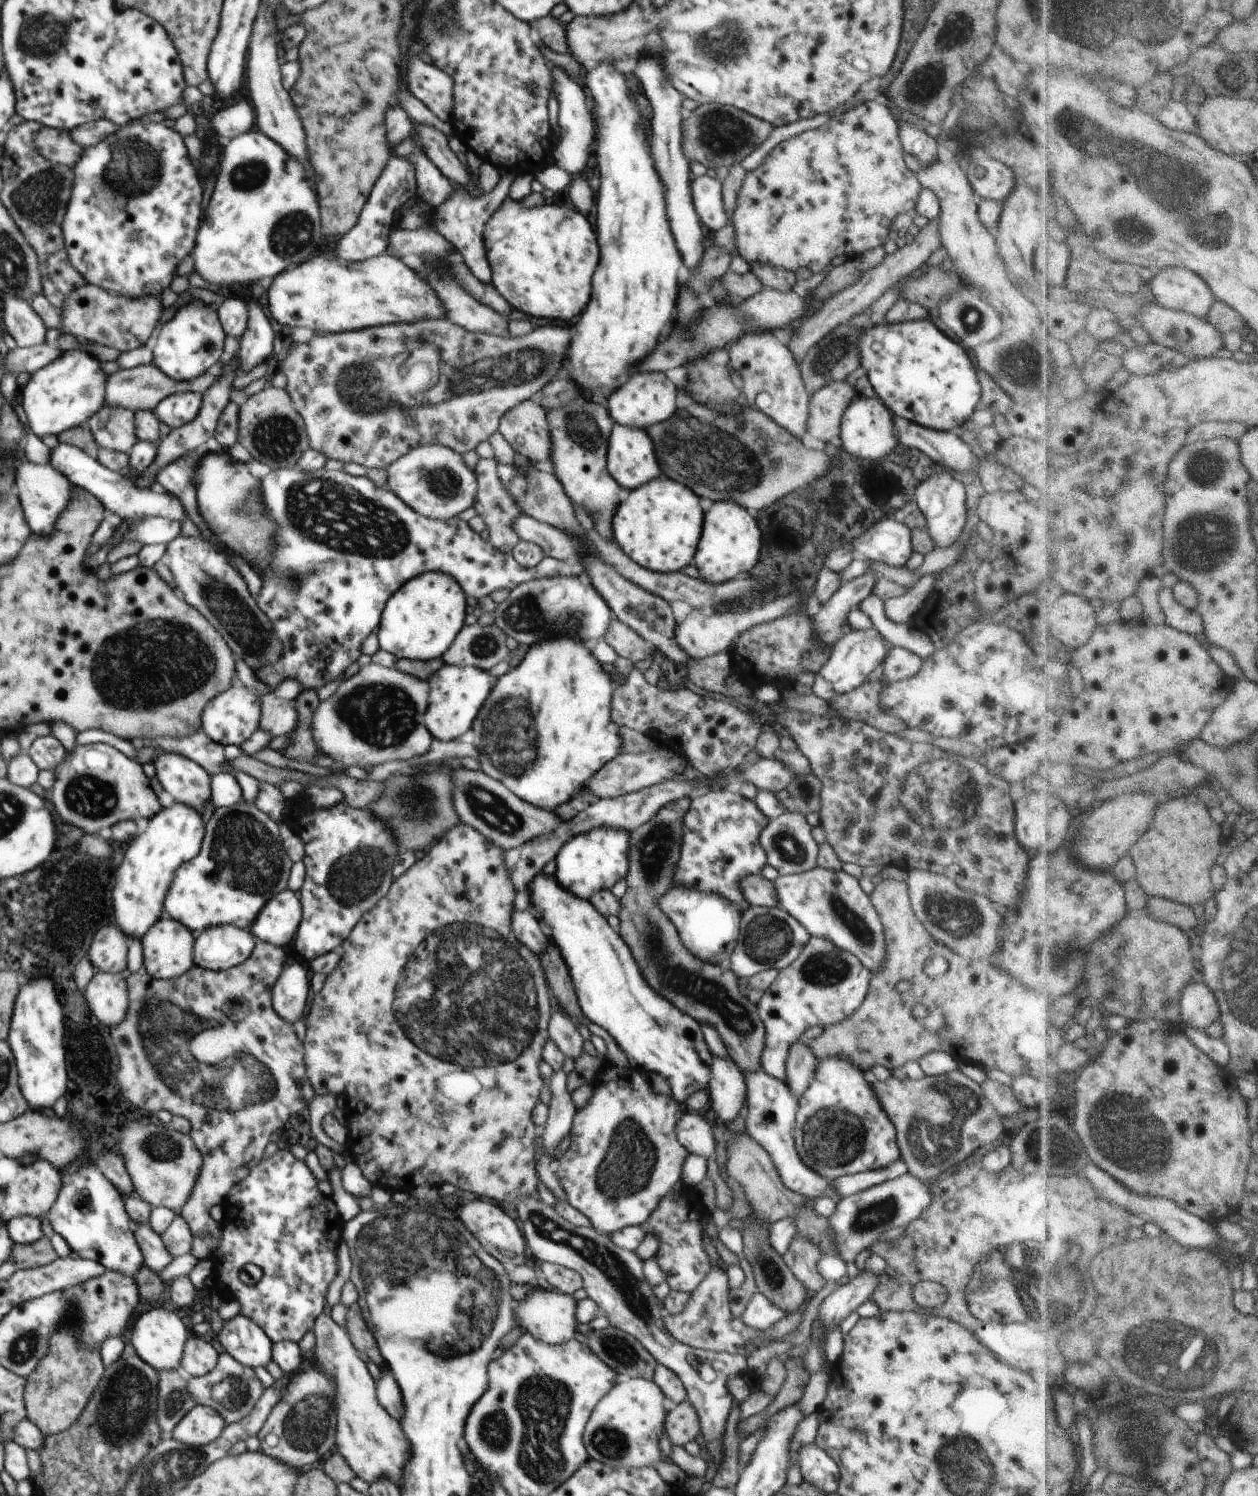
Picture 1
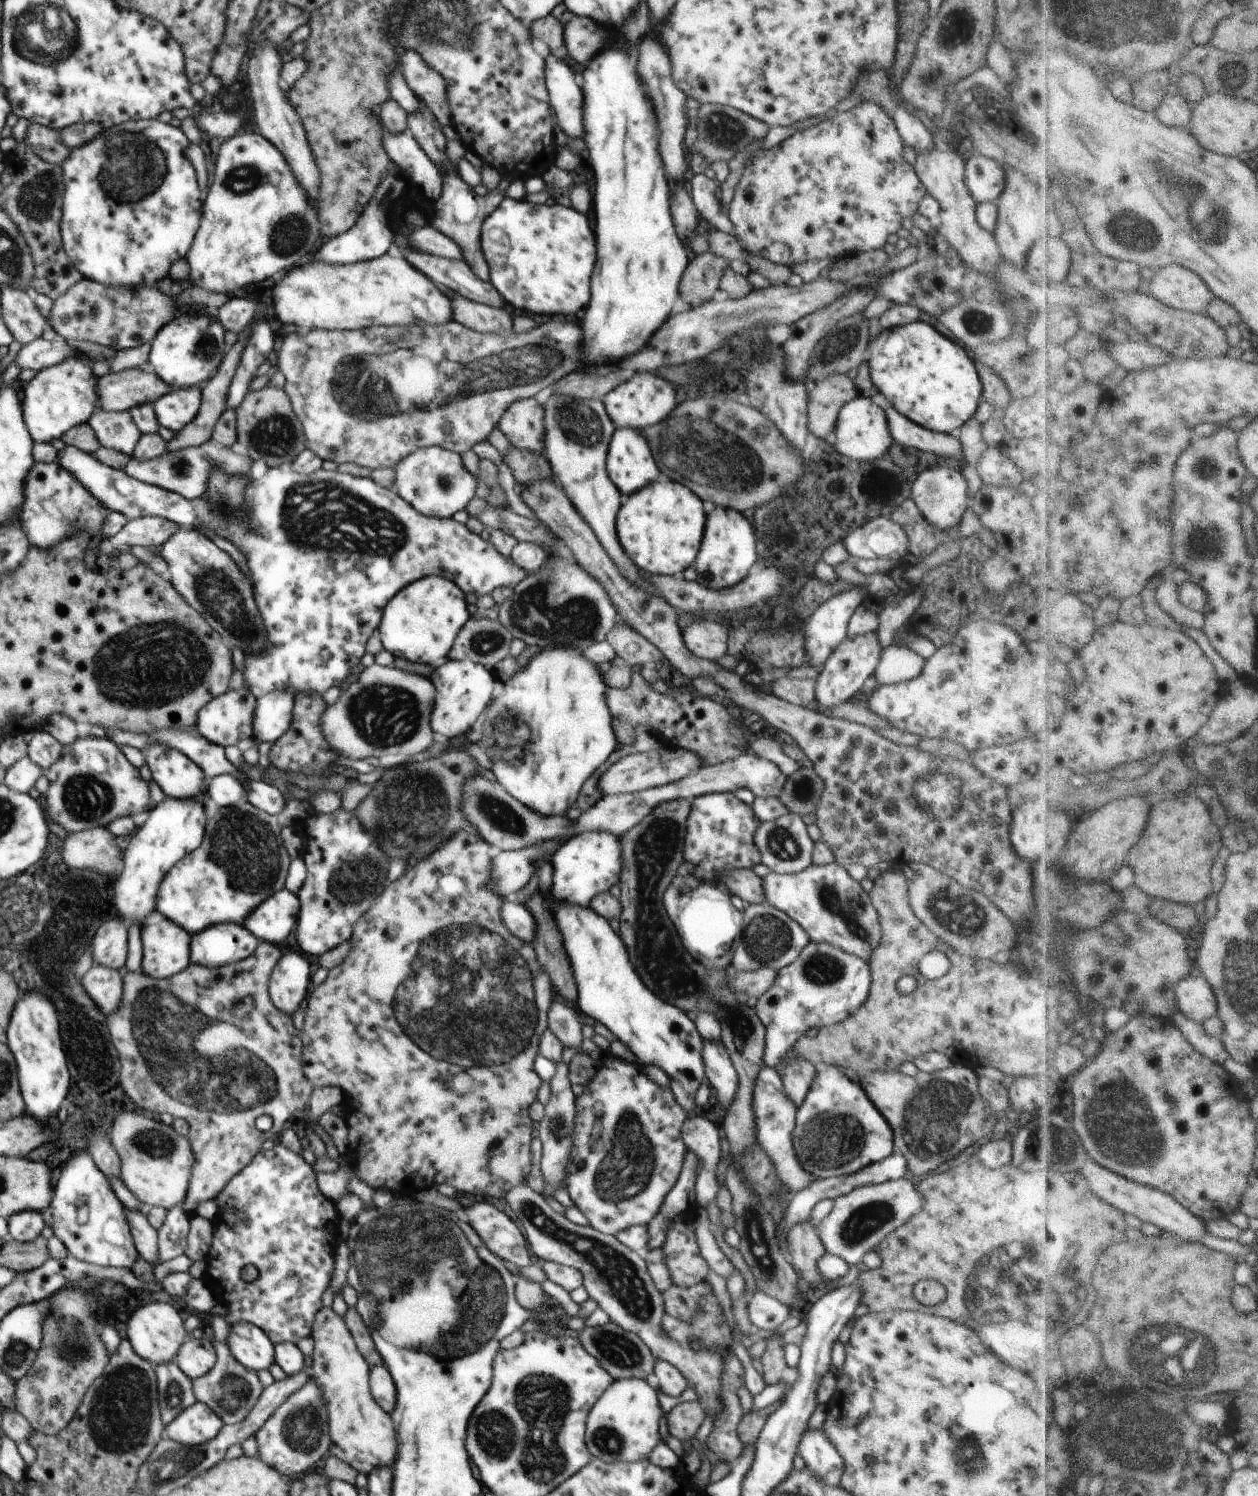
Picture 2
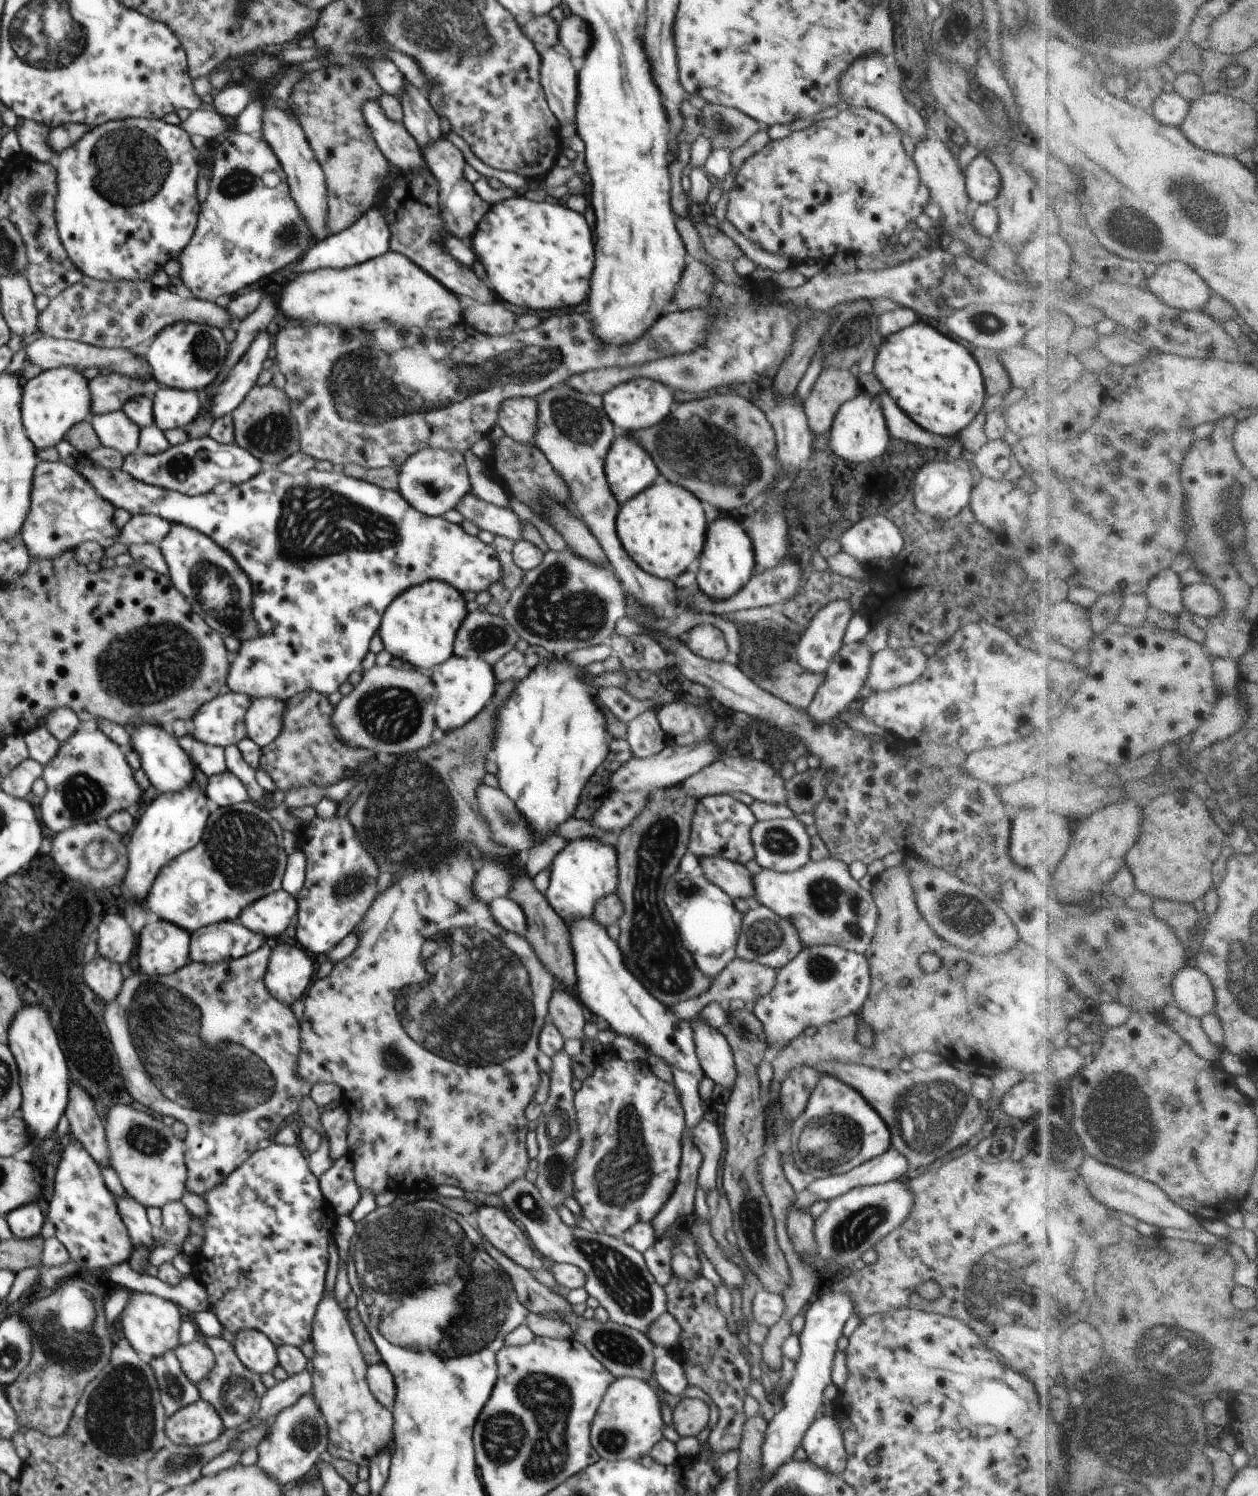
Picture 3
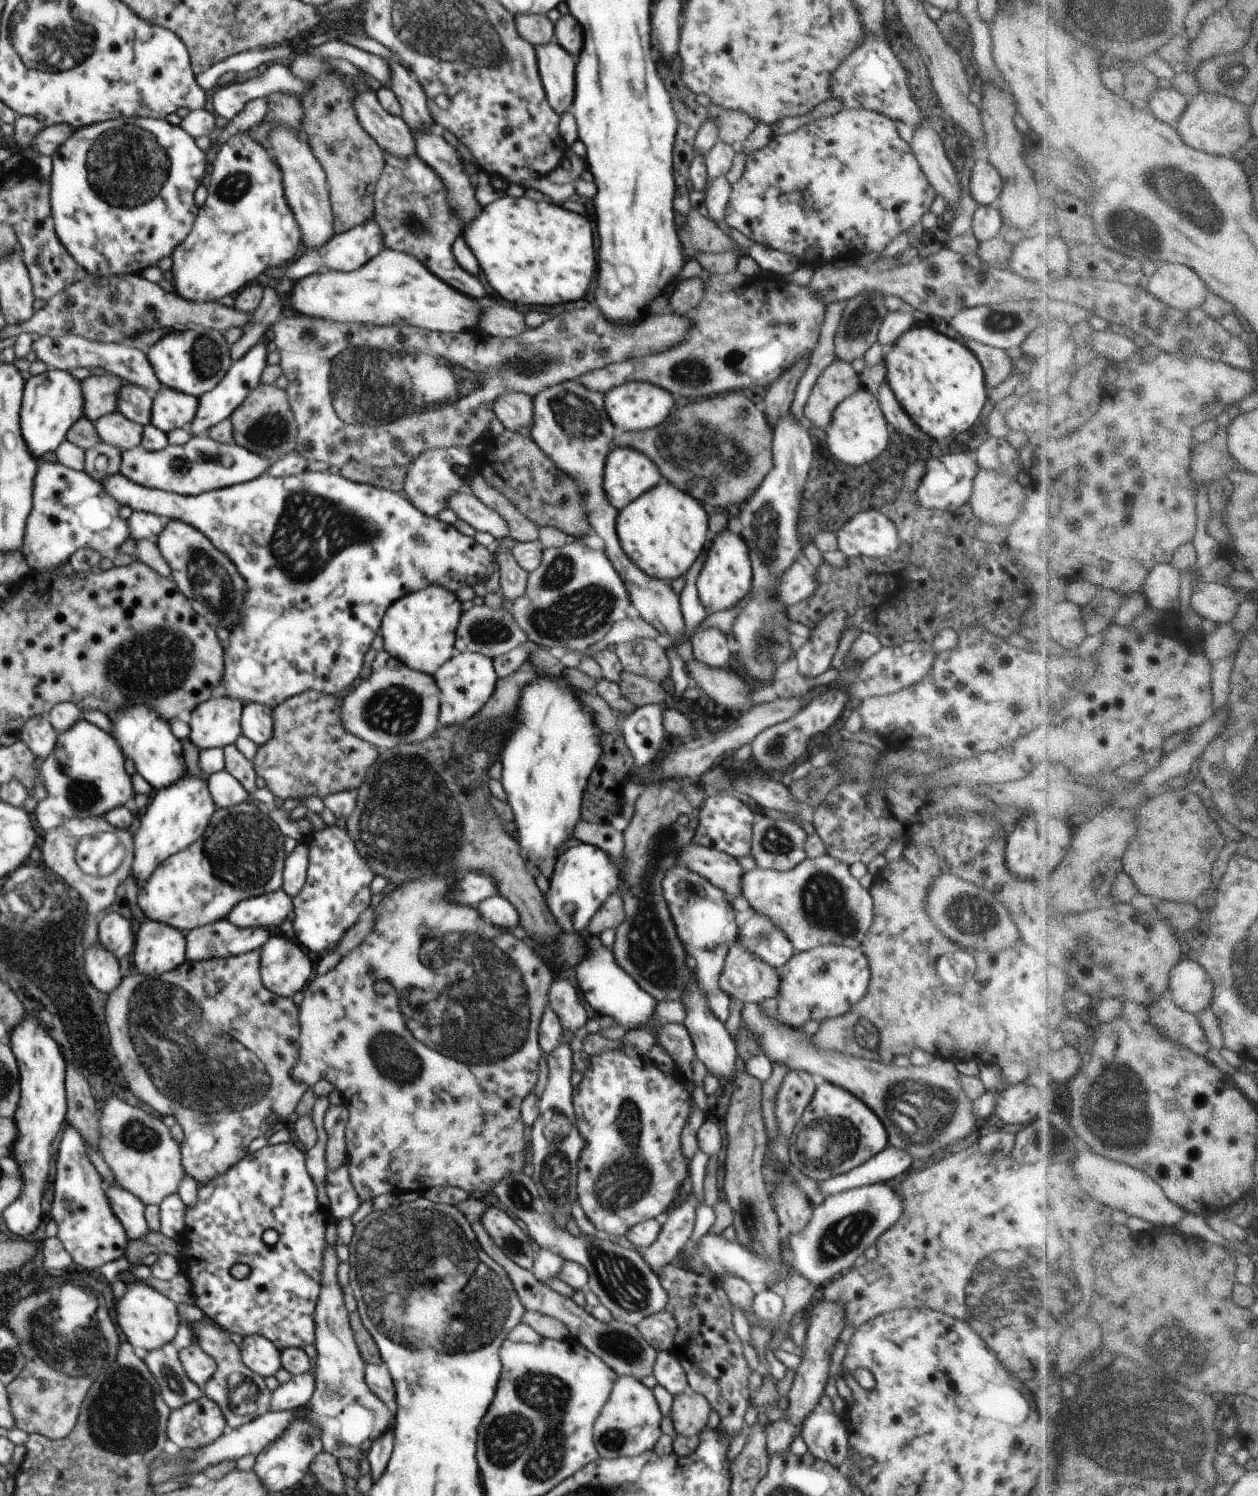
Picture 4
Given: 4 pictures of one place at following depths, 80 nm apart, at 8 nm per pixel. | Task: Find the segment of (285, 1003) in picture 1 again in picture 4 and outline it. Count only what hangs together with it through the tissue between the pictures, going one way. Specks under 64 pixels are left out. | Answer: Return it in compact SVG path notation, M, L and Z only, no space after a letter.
M270 937L260 950L261 979L268 990L292 998L306 986L316 958L304 947L284 937Z

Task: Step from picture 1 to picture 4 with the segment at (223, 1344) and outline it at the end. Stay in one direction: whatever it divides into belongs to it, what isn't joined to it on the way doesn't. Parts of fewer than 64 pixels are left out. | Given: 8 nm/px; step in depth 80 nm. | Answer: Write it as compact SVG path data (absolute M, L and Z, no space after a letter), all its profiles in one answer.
M244 1336L239 1351L242 1362L253 1373L259 1374L264 1378L276 1374L276 1371L282 1368L281 1351L278 1350L275 1343L270 1342L265 1336Z

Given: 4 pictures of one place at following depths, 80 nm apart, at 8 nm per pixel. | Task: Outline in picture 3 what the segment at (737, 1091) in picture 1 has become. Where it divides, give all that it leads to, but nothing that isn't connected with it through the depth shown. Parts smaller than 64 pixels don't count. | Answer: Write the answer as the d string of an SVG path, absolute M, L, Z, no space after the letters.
M699 1019L690 1020L695 1038L697 1057L705 1076L718 1086L731 1089L737 1079L731 1046L719 1031Z

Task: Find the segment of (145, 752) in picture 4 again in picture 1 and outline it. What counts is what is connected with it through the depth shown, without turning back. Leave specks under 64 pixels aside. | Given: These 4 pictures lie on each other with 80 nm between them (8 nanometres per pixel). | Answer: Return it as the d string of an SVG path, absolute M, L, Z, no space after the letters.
M160 752L156 754L152 764L156 770L156 777L162 784L164 791L168 792L174 801L184 806L190 806L196 811L203 812L206 802L211 800L211 776L202 766L177 753Z

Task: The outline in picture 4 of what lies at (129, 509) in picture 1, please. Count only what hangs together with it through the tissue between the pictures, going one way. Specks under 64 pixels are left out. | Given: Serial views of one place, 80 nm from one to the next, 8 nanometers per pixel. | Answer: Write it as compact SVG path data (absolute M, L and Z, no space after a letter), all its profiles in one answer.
M306 469L297 475L289 477L272 476L267 470L258 478L248 482L238 483L226 488L208 491L198 496L186 496L162 489L148 488L126 478L118 472L101 480L104 492L110 495L121 507L130 507L133 511L144 511L170 521L188 523L199 530L212 544L220 549L236 565L238 572L245 578L245 599L238 604L241 617L237 625L230 632L230 645L225 649L224 672L221 684L226 688L226 695L232 699L238 699L246 703L264 703L271 707L278 706L287 698L300 694L305 690L315 690L327 695L335 695L350 687L352 682L359 677L364 664L364 655L370 649L374 637L379 634L382 619L386 610L399 598L407 594L425 589L430 585L440 585L455 593L464 586L474 586L481 580L488 580L488 576L494 572L496 558L493 548L480 546L474 537L462 534L454 525L445 523L438 517L429 517L422 514L403 494L395 493L388 489L378 488L368 483L357 483L347 479L341 473L332 474L329 471L309 471Z

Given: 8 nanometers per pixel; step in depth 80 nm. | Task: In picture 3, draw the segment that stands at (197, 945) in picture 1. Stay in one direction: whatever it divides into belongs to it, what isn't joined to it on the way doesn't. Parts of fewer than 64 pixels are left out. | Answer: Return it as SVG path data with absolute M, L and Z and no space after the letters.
M222 921L218 924L208 925L190 934L189 957L197 963L206 963L212 965L227 960L239 959L246 956L268 940L261 934L253 933L248 930L242 923L236 921Z

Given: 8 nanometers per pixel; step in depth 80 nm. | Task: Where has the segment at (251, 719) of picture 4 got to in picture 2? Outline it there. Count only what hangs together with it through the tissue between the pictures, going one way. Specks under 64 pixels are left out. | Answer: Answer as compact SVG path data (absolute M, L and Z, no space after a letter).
M275 690L257 699L253 720L253 736L256 742L277 741L292 724L295 694L287 690Z

